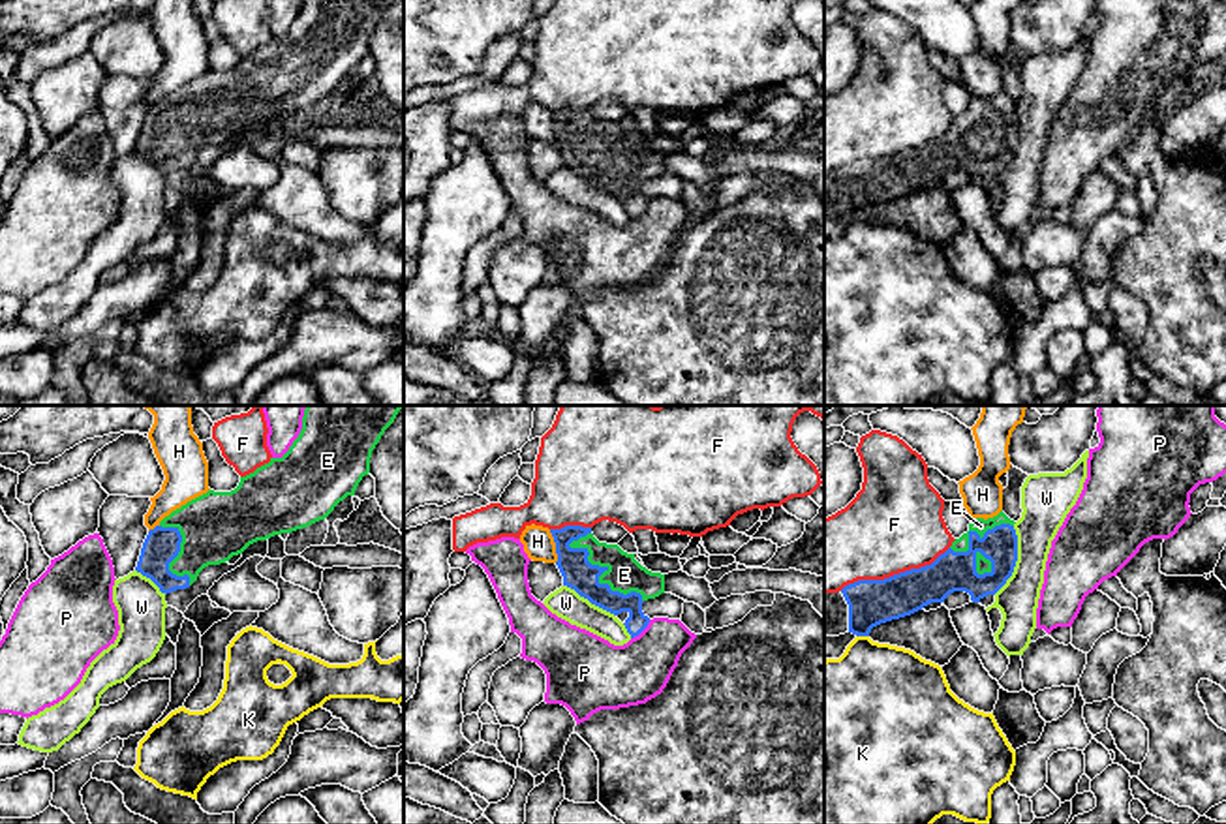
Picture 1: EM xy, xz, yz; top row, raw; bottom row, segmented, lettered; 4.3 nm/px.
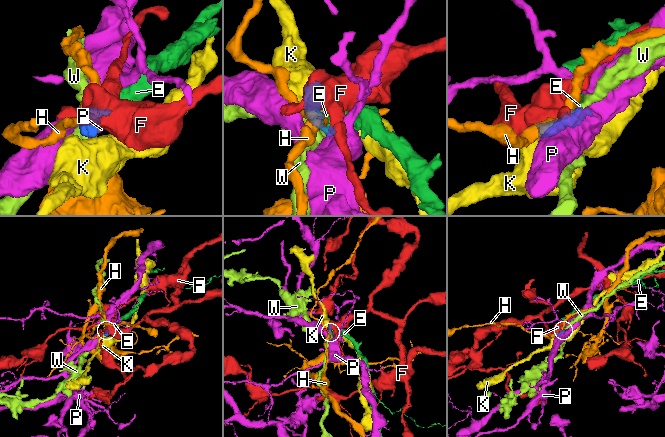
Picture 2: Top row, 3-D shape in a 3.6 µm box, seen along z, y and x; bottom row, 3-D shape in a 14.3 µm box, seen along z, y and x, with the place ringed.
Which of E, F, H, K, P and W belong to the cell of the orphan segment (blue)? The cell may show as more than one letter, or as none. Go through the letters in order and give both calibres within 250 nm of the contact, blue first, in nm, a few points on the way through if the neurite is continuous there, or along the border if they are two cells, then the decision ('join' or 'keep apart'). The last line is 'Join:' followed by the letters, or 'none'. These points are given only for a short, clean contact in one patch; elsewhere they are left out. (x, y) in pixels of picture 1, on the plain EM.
E: 140 nm thick on the blue side, 150 nm on the other; join
F: 190 nm thick on the blue side, 420 nm on the other; keep apart
H: 140 nm thick on the blue side, 130 nm on the other; border along xz (549, 109), (554, 121), (556, 141); keep apart
K: 190 nm thick on the blue side, 420 nm on the other; border along yz (857, 214), (868, 216); keep apart
P: 100 nm thick on the blue side, 280 nm on the other; border along xz (650, 199), (631, 218); keep apart
W: 160 nm thick on the blue side, 190 nm on the other; keep apart
Join: E

